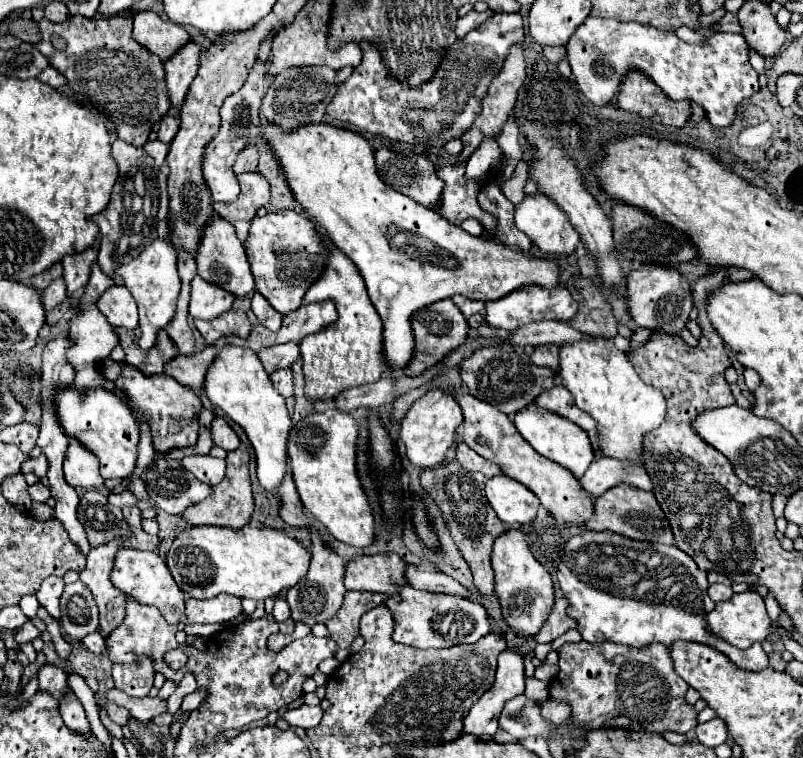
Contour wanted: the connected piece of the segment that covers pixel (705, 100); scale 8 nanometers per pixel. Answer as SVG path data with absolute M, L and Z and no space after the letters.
M722 7L700 16L702 27L696 32L707 37L703 44L687 44L673 32L663 32L649 24L589 16L565 46L575 82L591 104L607 106L617 100L623 78L631 70L639 70L671 100L699 104L713 128L727 128L735 122L739 106L759 92L759 74L749 64L749 46L741 34L716 34L711 30L712 23L718 22L725 13Z

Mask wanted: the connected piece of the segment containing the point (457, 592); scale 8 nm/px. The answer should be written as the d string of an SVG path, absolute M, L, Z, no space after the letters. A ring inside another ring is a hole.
M413 564L405 566L405 580L409 586L417 590L429 590L429 592L441 592L441 594L453 594L453 596L469 596L469 592L457 580L449 578L447 574L419 570Z

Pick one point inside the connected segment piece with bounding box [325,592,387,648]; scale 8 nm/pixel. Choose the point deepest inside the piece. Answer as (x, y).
(344, 626)

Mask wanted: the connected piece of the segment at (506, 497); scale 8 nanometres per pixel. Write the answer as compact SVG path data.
M503 474L487 480L485 496L501 522L509 524L511 528L529 524L539 510L537 496L523 488L519 482L513 482L513 478L505 478Z

